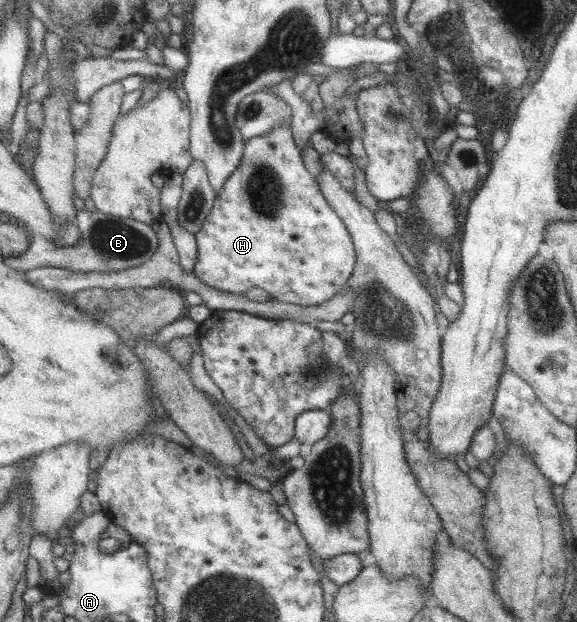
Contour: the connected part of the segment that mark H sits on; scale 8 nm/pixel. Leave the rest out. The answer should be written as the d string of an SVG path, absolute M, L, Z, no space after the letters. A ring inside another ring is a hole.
M286 124L274 126L270 132L245 140L240 163L236 166L232 175L228 177L225 186L215 195L213 207L204 219L204 224L200 227L200 230L194 234L194 237L198 256L192 272L198 276L198 279L202 283L220 291L241 294L248 291L251 287L260 287L260 289L264 289L264 291L269 293L272 300L278 300L288 304L300 306L320 305L323 301L342 292L344 285L346 285L346 279L350 277L350 273L354 270L355 265L355 250L350 235L344 223L324 200L324 197L319 191L317 181L312 178L312 174L308 173L308 170L304 167L302 158L300 157L300 150L298 150L294 140L292 140L291 128L288 128Z

